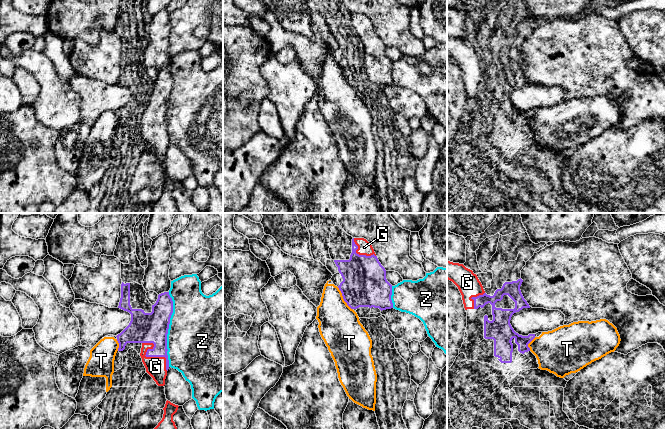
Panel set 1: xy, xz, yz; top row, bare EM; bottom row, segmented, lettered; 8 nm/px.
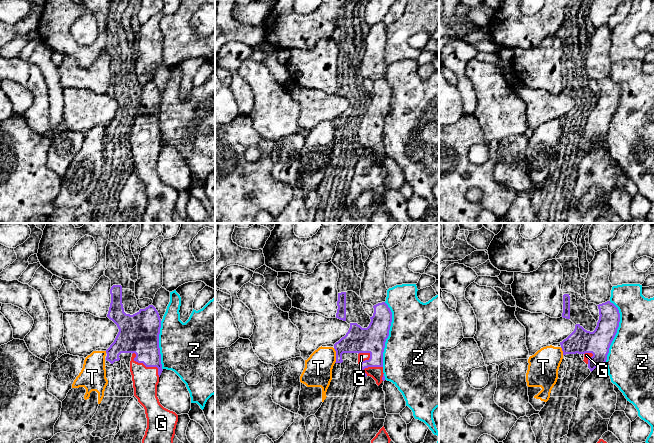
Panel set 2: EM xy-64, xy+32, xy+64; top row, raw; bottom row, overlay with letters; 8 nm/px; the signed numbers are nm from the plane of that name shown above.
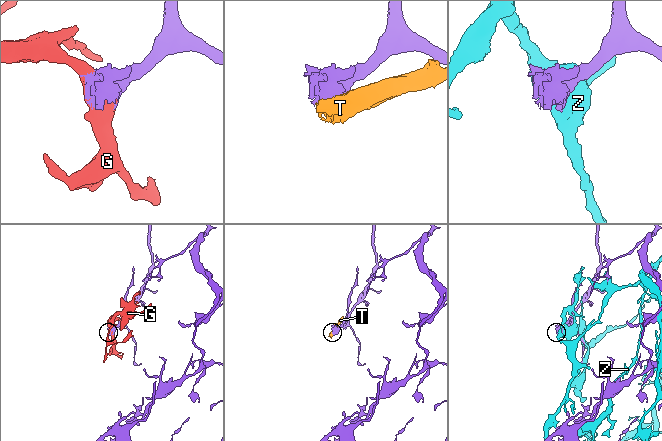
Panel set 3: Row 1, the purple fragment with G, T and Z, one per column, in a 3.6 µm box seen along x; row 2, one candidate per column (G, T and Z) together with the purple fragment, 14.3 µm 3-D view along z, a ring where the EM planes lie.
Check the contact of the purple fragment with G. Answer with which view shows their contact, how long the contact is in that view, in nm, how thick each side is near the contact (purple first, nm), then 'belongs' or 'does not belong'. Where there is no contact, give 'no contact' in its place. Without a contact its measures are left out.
meets purple in xy; contact 300 nm long; 240 nm thick on the purple side, 160 nm on the other; belongs

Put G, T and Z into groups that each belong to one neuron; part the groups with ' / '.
G / T / Z

